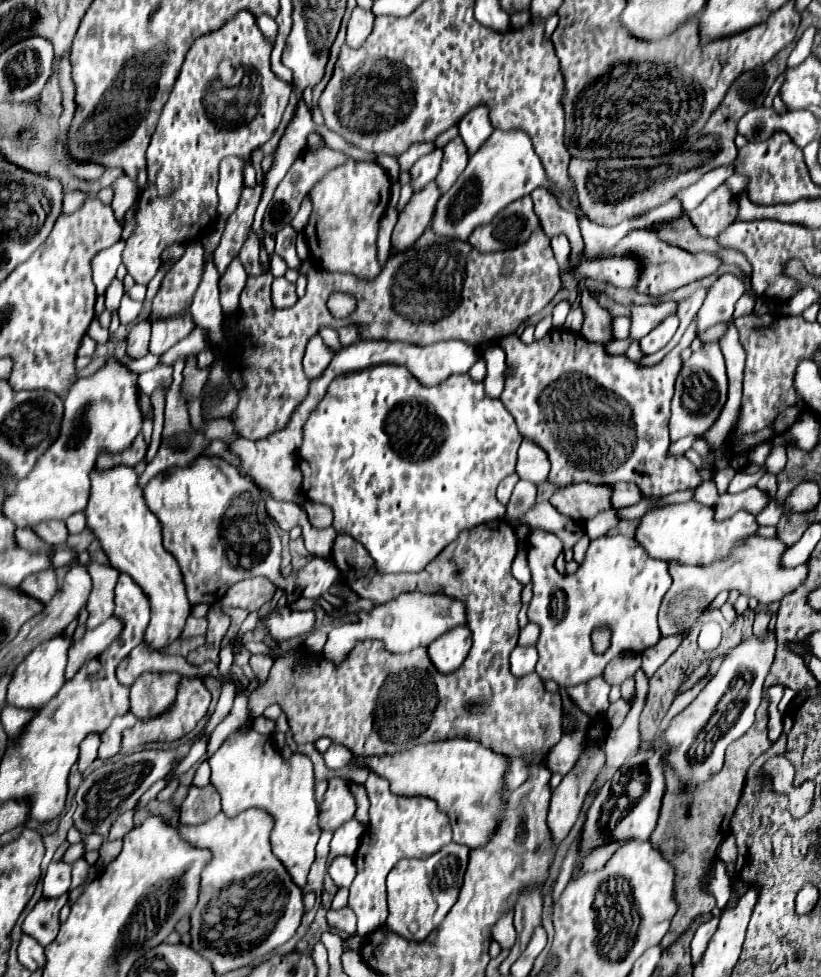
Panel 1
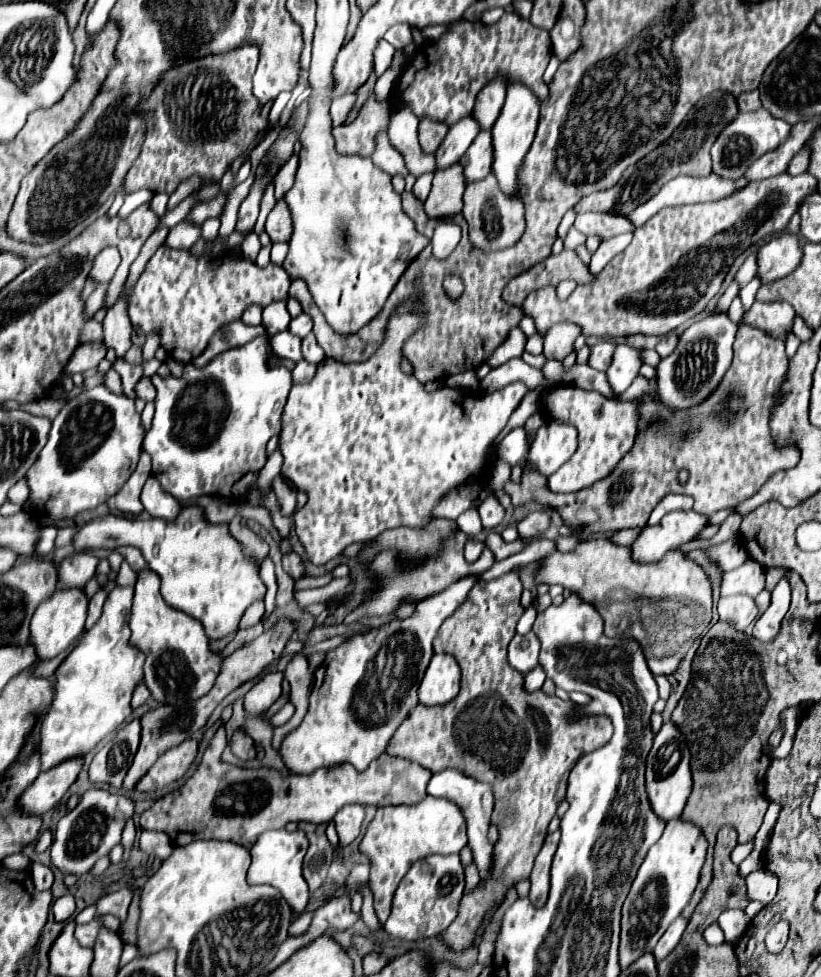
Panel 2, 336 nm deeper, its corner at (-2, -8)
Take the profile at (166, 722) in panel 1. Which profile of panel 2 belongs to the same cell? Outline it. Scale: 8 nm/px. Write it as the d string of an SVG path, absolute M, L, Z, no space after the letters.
M192 738L182 742L174 750L168 750L140 778L136 790L140 790L140 792L154 792L154 790L162 790L162 788L170 786L172 782L180 780L188 772L188 768L196 760L196 754L198 754L198 742L192 740Z

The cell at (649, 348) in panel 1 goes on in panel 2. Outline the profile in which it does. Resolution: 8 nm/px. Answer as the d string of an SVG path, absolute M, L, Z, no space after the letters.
M618 344L612 356L612 364L606 370L606 378L610 388L614 390L614 394L622 394L632 380L638 376L642 362L640 362L640 350L626 346L626 344Z

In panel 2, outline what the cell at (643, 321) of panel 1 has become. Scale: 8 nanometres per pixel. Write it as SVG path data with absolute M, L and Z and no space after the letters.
M602 340L594 346L590 346L590 356L588 356L588 366L594 370L606 372L606 366L610 366L610 354L614 352L614 342Z

